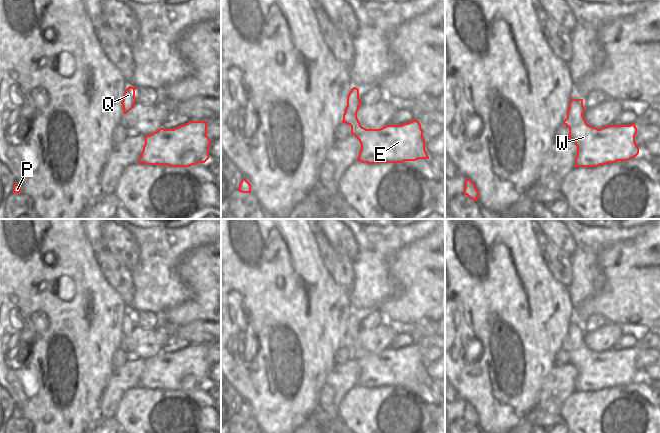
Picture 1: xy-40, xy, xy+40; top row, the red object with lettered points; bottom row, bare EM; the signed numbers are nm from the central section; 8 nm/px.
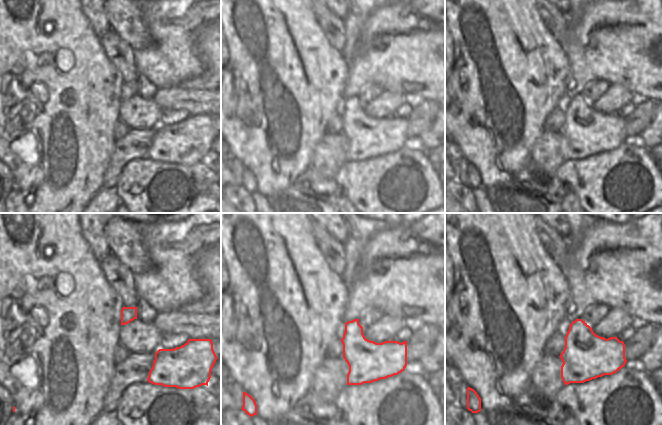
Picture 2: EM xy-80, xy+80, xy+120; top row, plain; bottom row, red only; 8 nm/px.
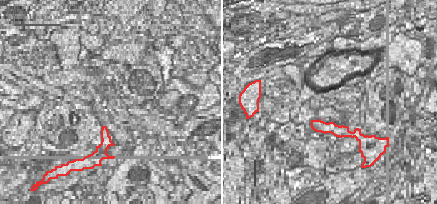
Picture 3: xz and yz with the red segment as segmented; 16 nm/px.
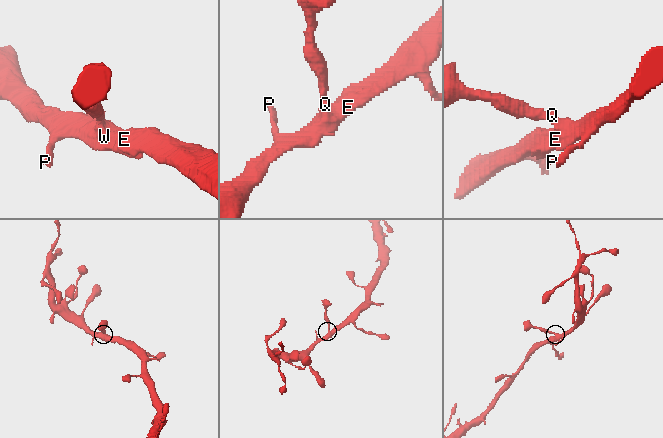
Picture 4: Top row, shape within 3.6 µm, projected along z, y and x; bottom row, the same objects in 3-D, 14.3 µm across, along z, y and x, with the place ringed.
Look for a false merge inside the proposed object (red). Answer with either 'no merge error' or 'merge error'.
no merge error

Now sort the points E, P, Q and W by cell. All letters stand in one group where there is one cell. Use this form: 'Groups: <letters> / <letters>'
Groups: E P Q W.

